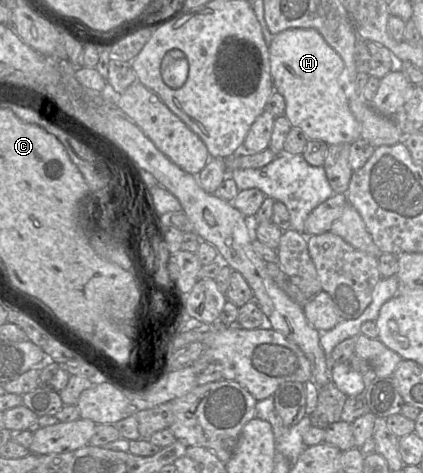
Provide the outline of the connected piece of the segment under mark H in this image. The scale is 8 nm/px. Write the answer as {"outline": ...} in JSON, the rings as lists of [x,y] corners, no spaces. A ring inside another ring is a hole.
{"outline":[[[291,28],[273,36],[269,45],[270,72],[274,90],[285,100],[285,116],[292,127],[299,128],[309,140],[320,140],[328,146],[361,138],[360,126],[352,114],[342,88],[344,62],[341,56],[314,28]]]}

